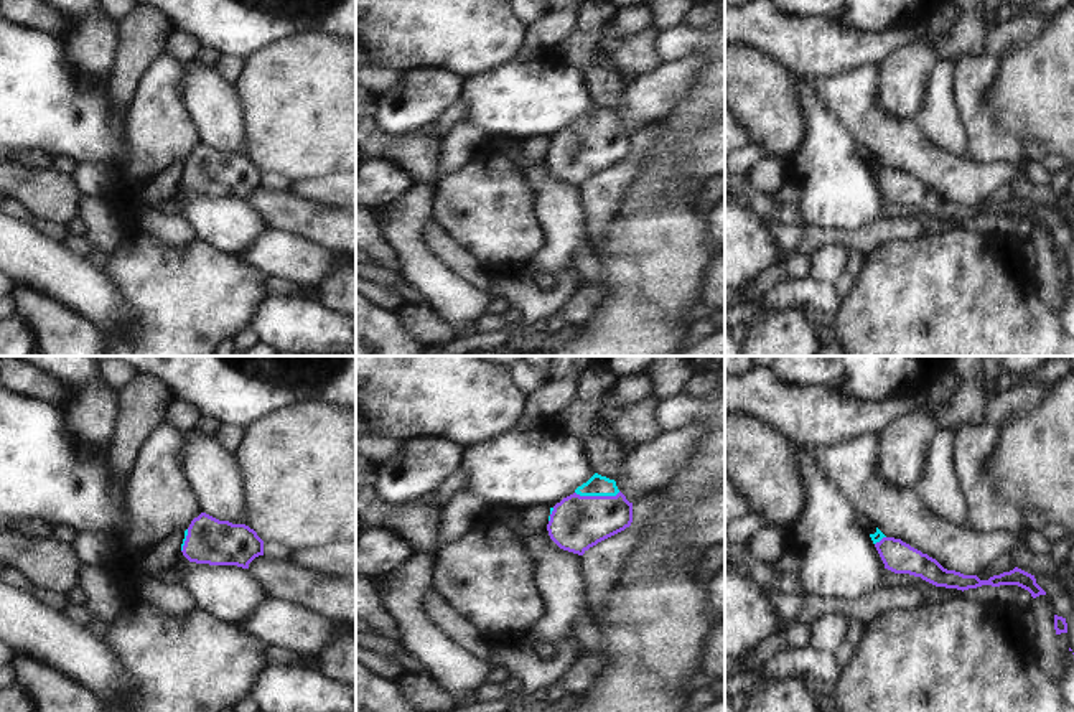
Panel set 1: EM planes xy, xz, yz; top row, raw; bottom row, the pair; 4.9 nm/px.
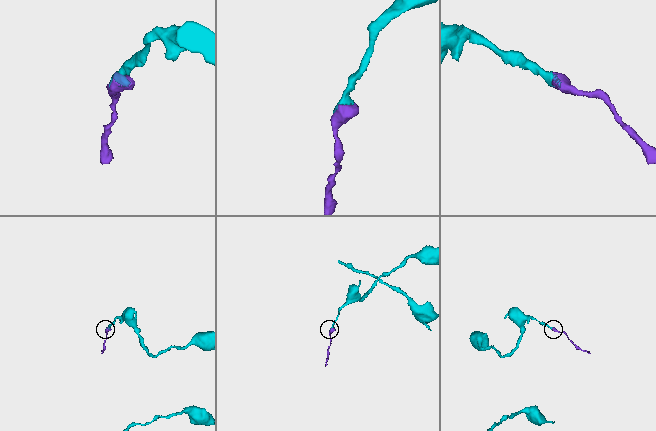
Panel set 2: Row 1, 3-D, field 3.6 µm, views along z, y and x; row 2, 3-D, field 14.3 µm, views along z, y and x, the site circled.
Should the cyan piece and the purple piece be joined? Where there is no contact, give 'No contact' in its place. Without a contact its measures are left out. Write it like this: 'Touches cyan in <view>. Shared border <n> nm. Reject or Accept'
Touches cyan in xz. Shared border 220 nm. Accept

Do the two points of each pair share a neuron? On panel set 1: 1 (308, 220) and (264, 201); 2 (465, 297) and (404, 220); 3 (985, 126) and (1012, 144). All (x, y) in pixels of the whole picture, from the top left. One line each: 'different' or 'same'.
1: same
2: same
3: same

